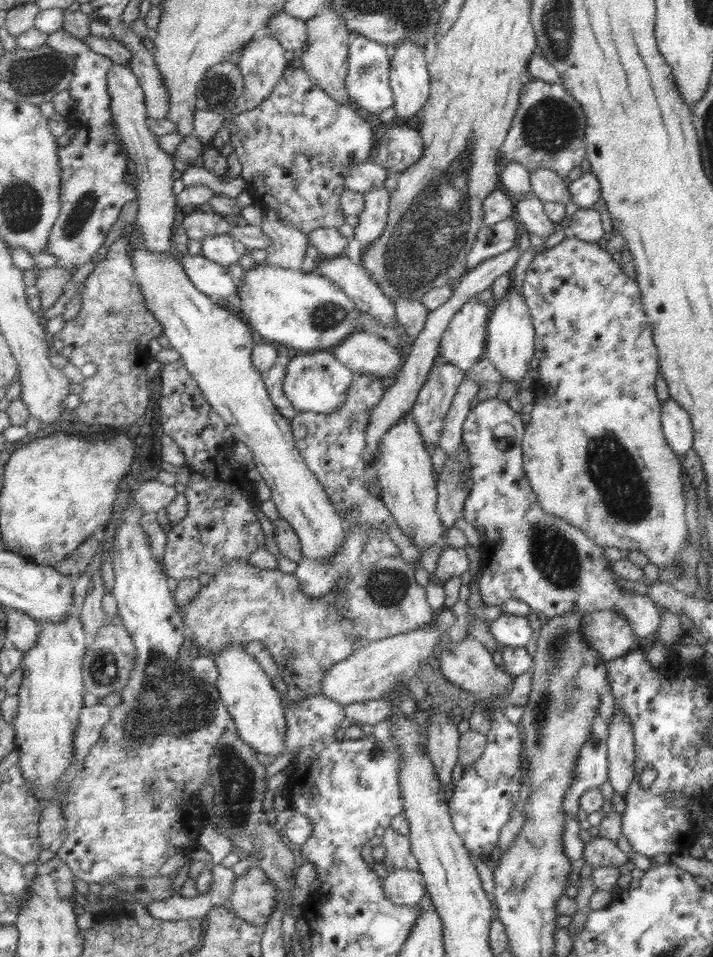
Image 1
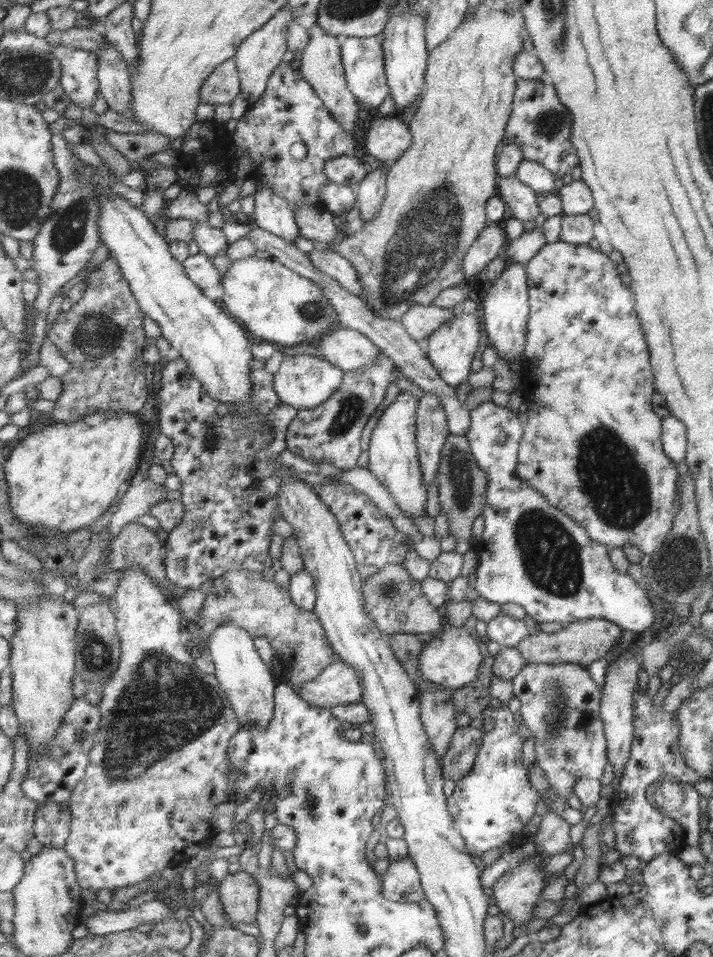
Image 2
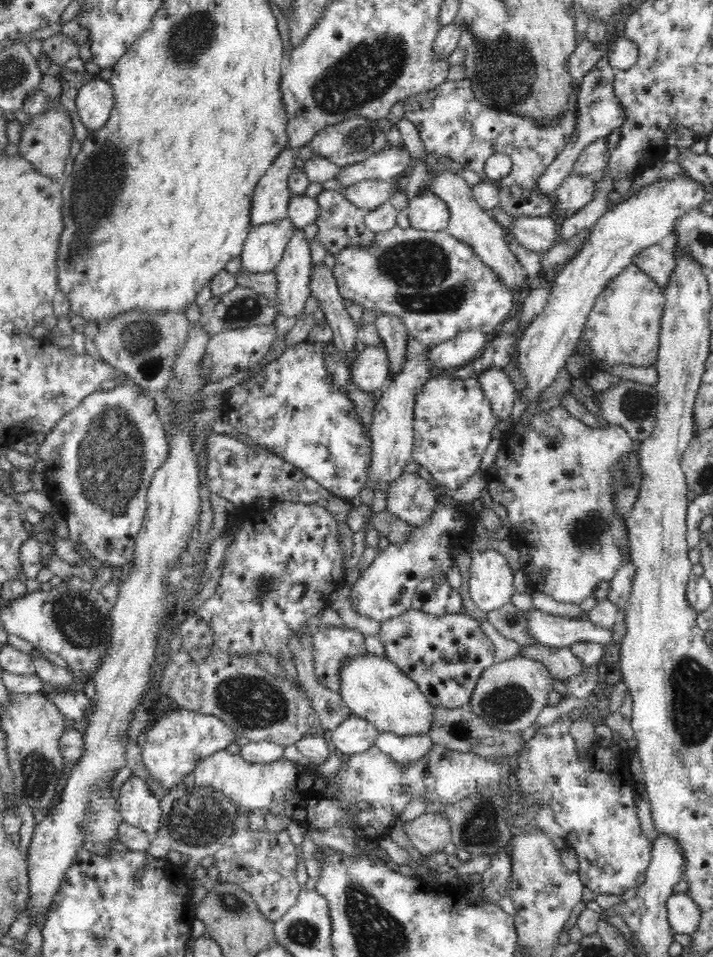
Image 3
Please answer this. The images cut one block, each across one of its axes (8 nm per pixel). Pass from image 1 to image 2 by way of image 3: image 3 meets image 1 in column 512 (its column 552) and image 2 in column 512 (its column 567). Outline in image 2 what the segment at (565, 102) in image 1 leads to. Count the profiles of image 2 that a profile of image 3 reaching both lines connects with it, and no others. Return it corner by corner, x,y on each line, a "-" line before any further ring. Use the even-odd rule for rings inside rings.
519,79
513,115
505,132
504,145
516,145
524,160
539,162
557,178
563,178
579,166
579,154
572,142
576,122
569,108
563,104
558,89
549,81

